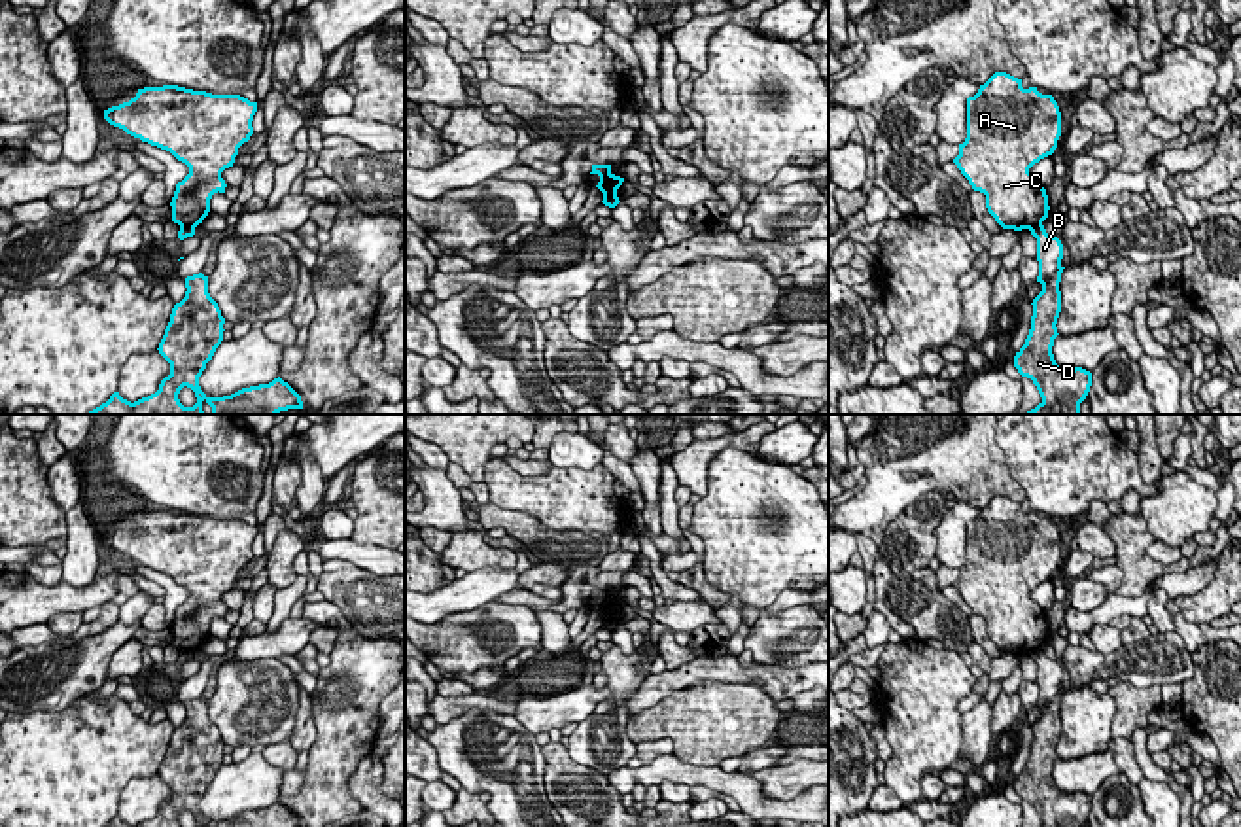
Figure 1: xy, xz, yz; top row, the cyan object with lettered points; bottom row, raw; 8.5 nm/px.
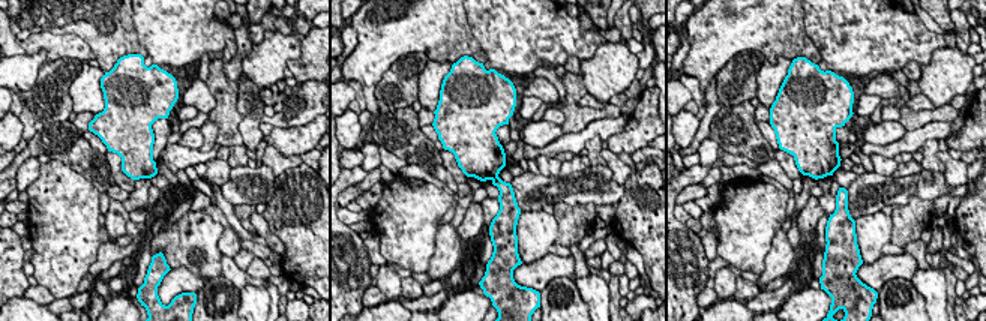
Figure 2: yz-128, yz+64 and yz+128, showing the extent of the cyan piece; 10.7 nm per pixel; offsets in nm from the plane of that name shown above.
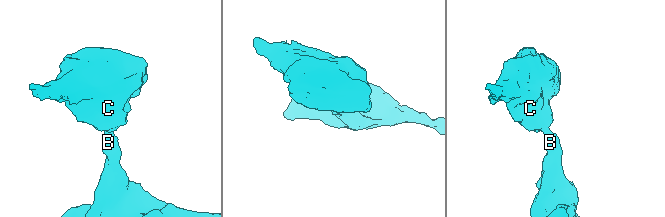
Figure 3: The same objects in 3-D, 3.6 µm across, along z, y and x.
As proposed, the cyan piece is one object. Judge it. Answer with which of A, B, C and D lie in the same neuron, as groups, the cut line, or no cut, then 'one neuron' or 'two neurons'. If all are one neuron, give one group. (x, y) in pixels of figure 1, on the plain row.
A C / B D | yz (1041, 646), (1030, 653) | two neurons

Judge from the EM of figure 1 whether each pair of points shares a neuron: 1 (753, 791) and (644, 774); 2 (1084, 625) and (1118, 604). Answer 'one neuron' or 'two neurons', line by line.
1: one neuron
2: one neuron

